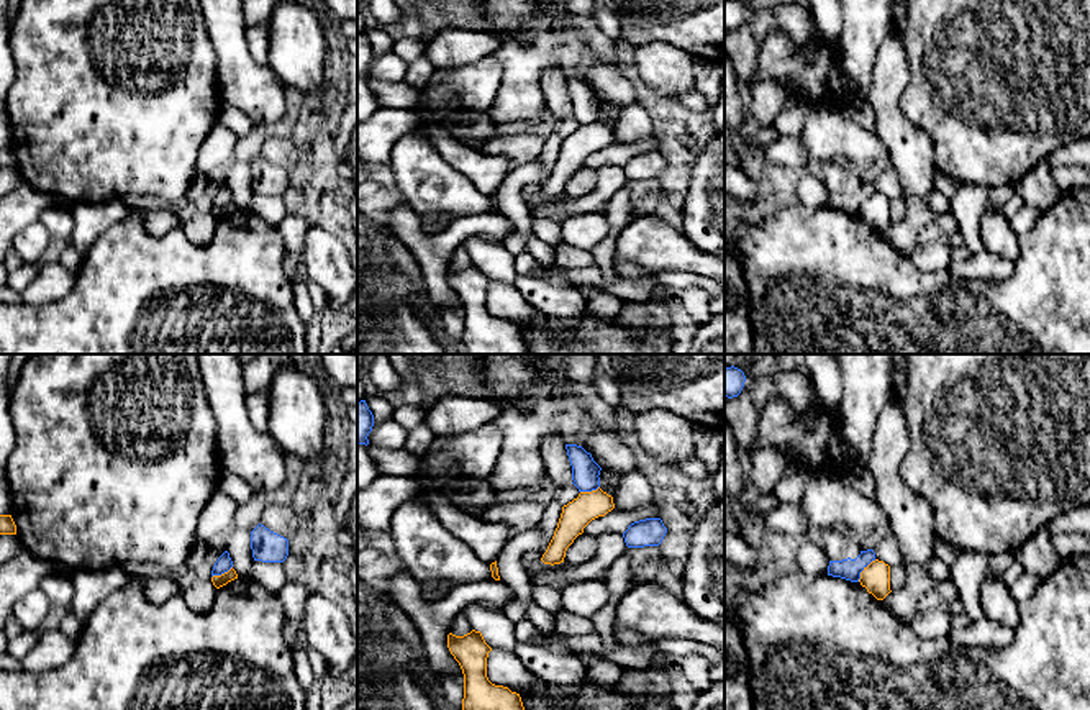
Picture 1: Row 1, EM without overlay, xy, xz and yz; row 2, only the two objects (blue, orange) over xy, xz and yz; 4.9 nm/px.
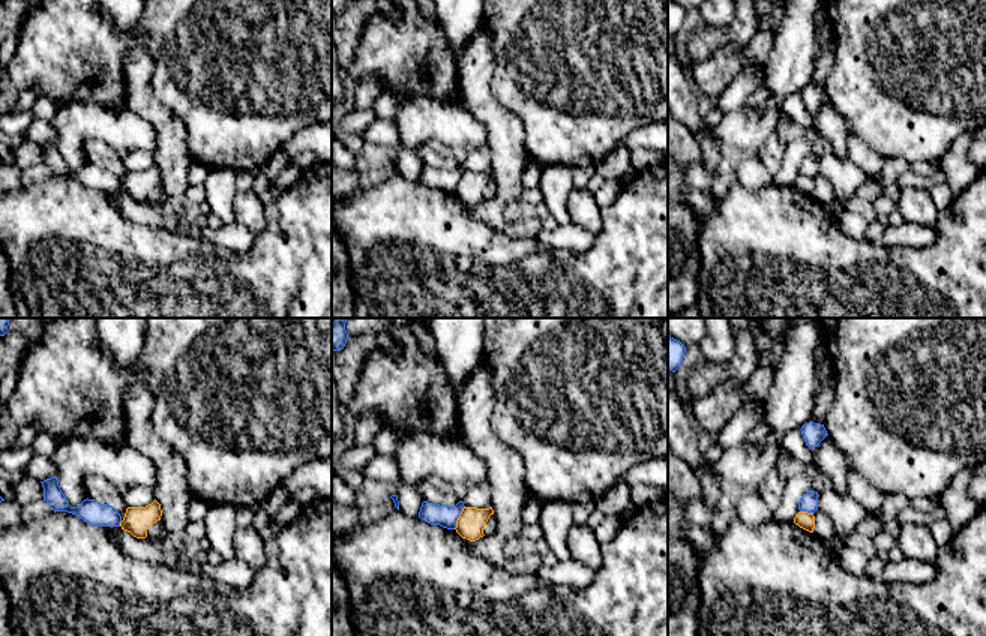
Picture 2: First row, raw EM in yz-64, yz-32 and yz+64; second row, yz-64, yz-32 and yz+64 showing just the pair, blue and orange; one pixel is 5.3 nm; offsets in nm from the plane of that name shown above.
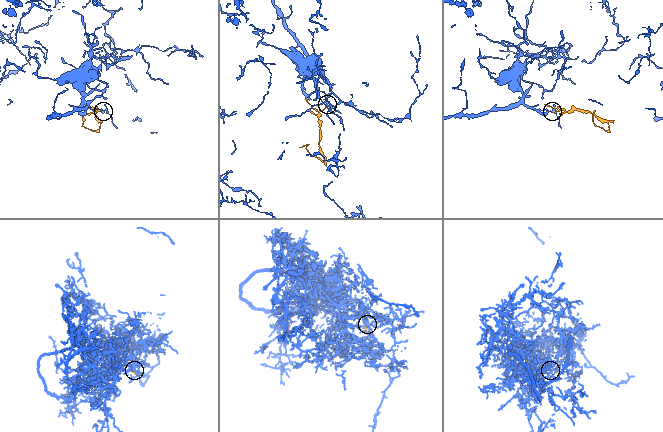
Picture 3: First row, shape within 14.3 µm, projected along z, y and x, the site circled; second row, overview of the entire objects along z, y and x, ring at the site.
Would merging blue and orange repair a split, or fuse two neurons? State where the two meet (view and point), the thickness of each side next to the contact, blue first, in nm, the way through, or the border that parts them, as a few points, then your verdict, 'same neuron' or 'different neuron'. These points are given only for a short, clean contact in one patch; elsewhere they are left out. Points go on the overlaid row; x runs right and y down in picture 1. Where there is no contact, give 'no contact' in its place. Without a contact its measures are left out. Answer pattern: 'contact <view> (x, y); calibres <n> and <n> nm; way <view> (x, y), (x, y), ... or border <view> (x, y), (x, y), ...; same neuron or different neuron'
contact yz (862, 569); calibres 110 and 140 nm; border yz (876, 559), (861, 573), (858, 581); different neuron

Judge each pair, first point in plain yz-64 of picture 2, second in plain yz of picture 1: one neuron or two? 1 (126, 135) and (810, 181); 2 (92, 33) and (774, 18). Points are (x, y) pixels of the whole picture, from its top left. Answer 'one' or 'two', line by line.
1: one
2: two

